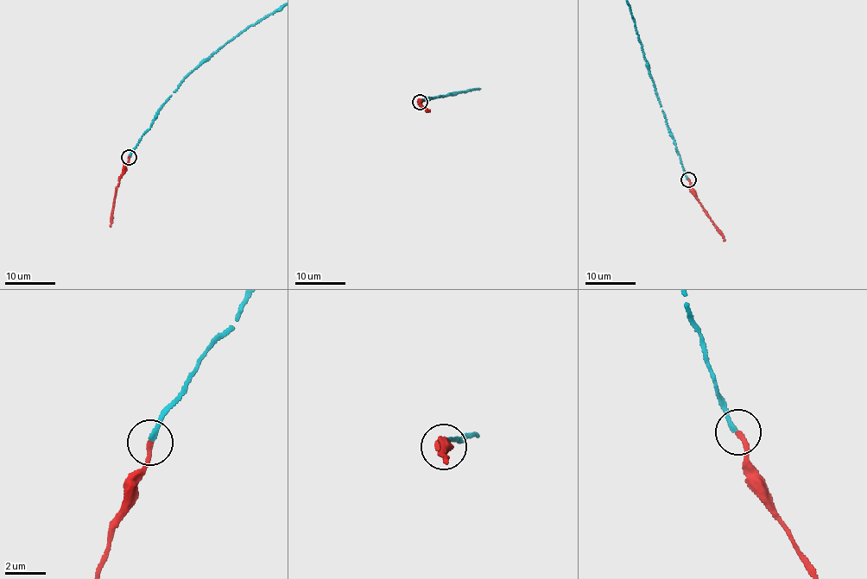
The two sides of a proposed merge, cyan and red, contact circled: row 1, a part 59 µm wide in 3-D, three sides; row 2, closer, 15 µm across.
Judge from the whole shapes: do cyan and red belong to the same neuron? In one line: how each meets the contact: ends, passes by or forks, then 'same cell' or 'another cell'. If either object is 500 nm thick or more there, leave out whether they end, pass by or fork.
cyan ends; red ends; same cell

